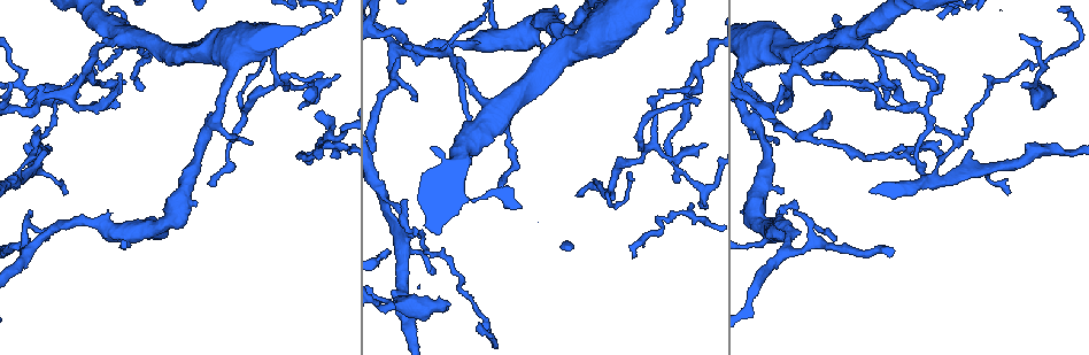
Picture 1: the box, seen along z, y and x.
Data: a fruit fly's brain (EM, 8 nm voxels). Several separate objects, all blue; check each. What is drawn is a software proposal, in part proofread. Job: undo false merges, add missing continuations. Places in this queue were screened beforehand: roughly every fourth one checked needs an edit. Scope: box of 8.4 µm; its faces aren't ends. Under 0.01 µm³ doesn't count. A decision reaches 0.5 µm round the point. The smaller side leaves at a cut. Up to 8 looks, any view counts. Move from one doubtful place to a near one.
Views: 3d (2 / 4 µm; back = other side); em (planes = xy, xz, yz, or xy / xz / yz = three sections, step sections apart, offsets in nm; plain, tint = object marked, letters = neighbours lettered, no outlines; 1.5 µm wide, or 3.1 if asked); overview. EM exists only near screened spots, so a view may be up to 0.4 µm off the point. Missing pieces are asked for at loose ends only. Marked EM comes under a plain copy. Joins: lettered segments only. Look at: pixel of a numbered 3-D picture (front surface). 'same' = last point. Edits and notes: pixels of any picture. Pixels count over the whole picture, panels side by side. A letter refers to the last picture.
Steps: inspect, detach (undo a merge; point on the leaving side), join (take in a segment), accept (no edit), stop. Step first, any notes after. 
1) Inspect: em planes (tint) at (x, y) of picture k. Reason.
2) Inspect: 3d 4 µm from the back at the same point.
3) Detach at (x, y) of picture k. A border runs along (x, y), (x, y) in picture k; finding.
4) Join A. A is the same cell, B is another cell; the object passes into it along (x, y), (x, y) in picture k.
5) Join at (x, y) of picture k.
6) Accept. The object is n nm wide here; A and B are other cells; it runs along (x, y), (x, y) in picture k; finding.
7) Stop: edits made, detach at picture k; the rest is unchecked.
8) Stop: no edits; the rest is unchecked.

Inspect: 3d 2 µm at (338, 77) of picture 1. Free end.

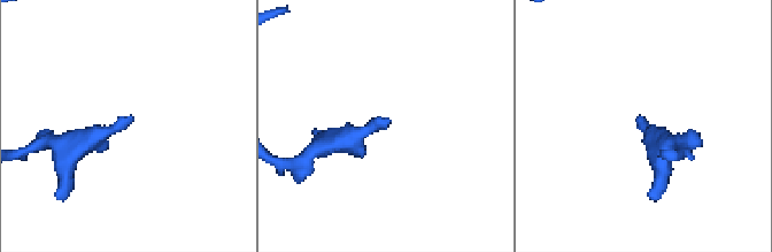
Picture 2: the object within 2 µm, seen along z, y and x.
Inspect: em xy step 8 (letters) at (133, 118) of picture 2. Shape alone is not enough.

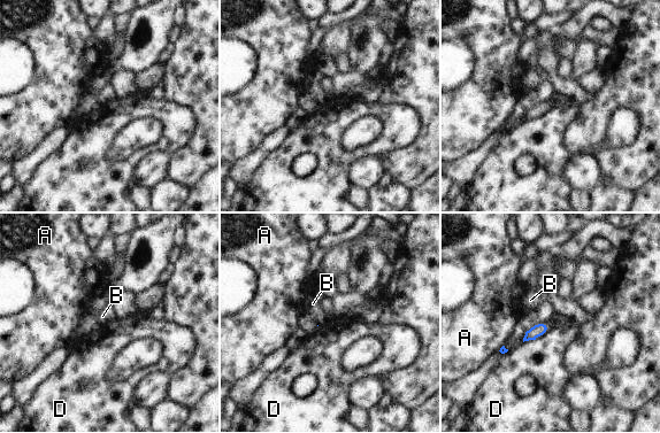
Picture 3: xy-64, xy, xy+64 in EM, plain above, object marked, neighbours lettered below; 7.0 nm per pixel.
Accept. A, B and D are other cells; a border runs along (550, 327), (537, 338), (523, 342) in picture 3; none of them fits.

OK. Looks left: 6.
Inspect: em xz step 4 (tint) at (66, 190) of picture 1. Branch stops here.

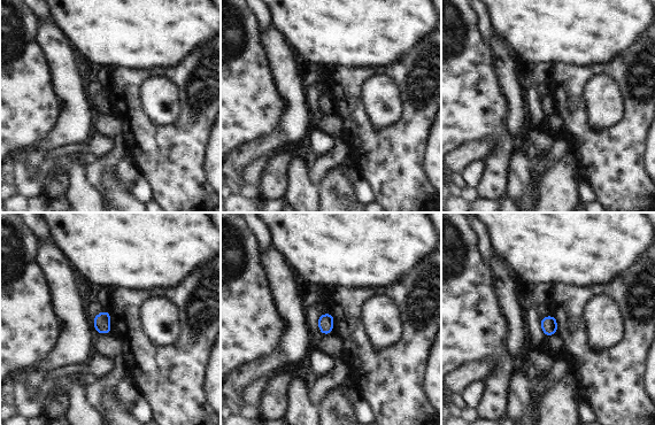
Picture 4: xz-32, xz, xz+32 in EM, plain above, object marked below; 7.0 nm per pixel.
Inspect: em xy step 4 (letters) at the same point.

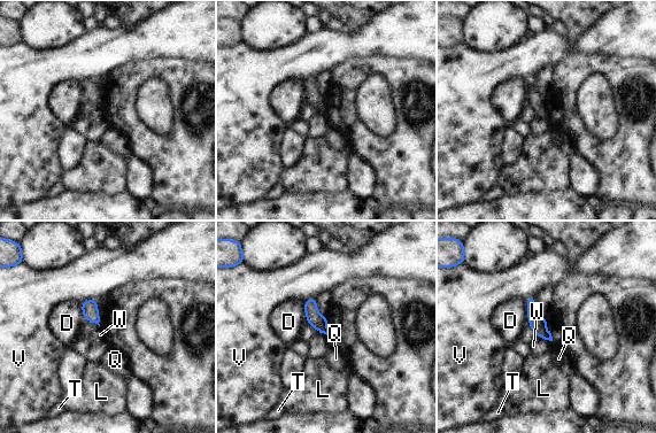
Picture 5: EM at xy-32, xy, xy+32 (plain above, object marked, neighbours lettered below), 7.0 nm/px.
Accept. The longest contact is with D, 190 nm; D, L, Q, T, V and W are other cells; no lettered segment goes on from it.

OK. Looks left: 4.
Inspect: 3d 2 µm at (25, 88) of picture 1. A fork.

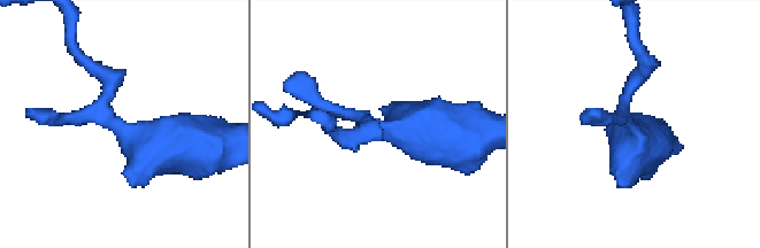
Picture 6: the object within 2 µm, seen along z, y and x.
Inspect: em planes (letters) at (635, 131) of picture 6. 3 arms meet here.

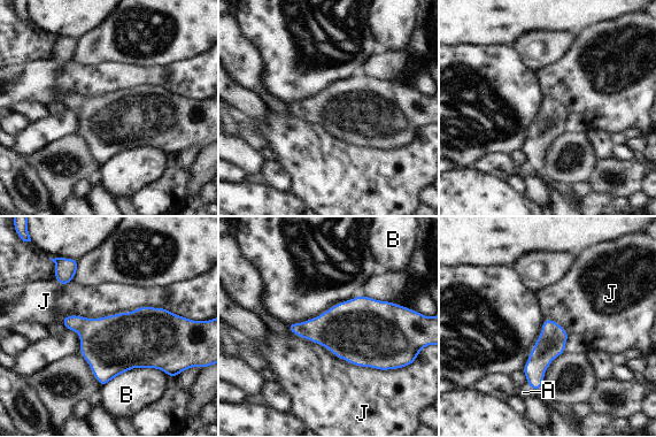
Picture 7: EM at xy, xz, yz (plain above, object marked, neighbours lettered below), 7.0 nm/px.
Accept. The longest contact is with J, 800 nm; A, B and J are other cells; a border runs along (288, 330), (352, 363), (396, 369) in picture 7; continuous, no second neuron.

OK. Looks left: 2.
Stop: no edits; the rest is unchecked.

